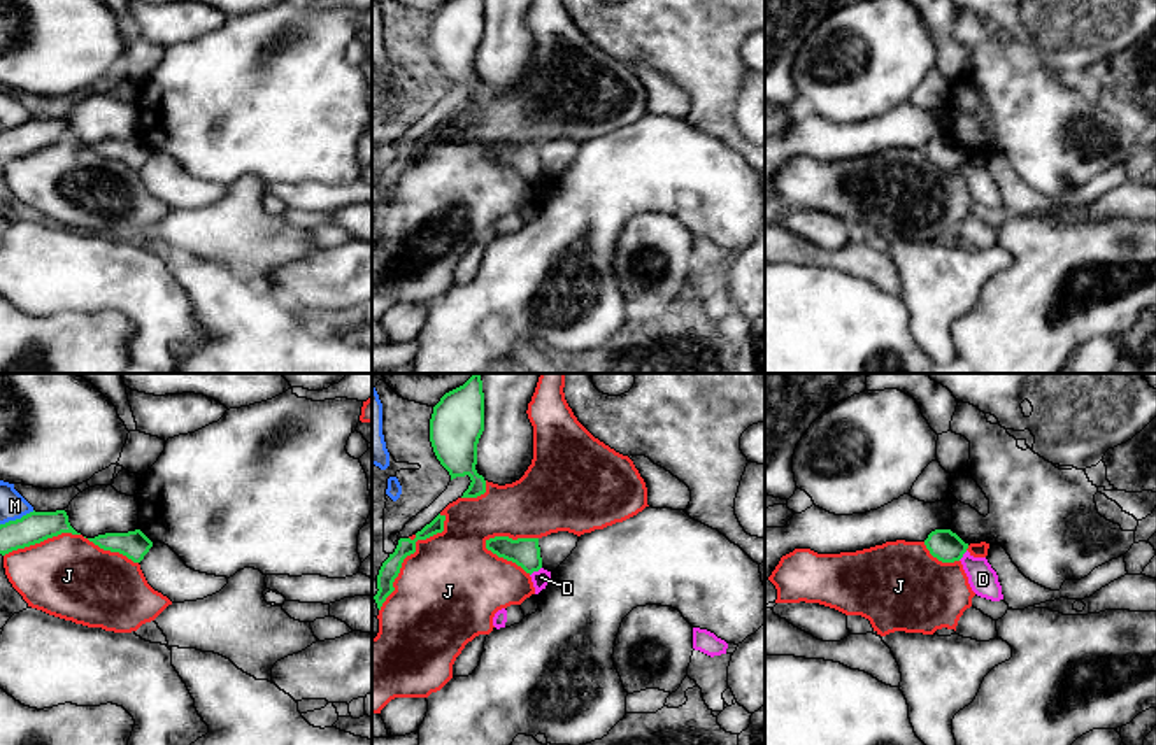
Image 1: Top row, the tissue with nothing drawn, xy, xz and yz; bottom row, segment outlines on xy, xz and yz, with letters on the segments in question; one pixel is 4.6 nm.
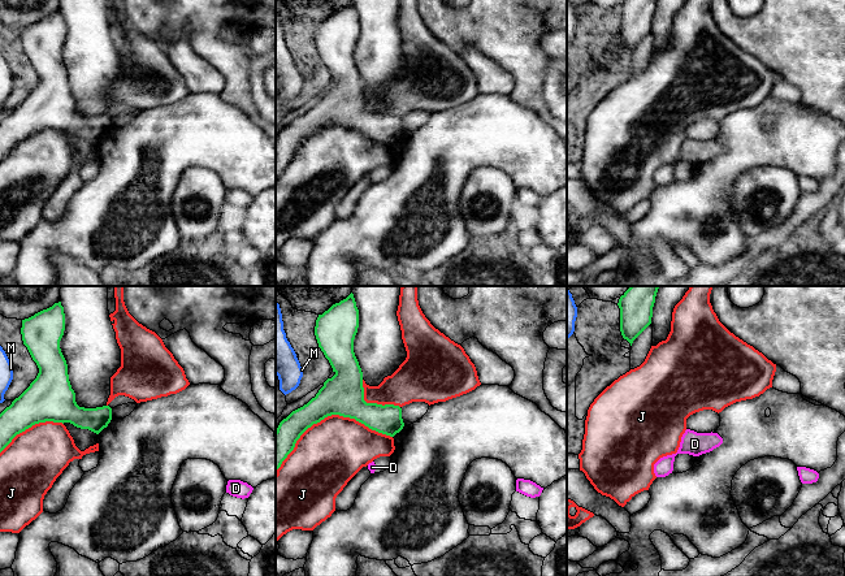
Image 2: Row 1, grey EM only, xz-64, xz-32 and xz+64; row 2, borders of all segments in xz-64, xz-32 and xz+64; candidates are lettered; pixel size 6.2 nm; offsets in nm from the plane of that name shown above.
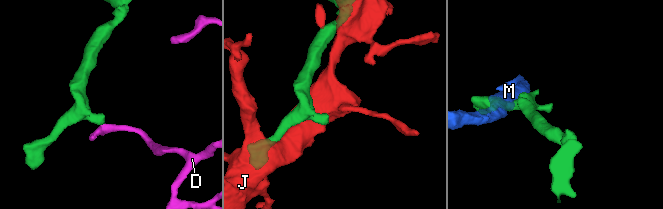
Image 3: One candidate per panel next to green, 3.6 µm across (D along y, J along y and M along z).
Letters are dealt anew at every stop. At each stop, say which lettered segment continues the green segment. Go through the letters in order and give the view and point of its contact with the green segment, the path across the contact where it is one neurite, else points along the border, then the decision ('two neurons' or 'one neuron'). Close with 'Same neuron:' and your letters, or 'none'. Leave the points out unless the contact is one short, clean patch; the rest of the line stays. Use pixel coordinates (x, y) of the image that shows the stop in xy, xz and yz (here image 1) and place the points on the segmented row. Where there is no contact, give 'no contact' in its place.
D: meets green in xz at (535, 570); border along xz (541, 567), (530, 575); two neurons
J: meets green in xz at (409, 554); two neurons
M: meets green in xy at (16, 519); border along xy (34, 510), (0, 525); two neurons
Same neuron: none

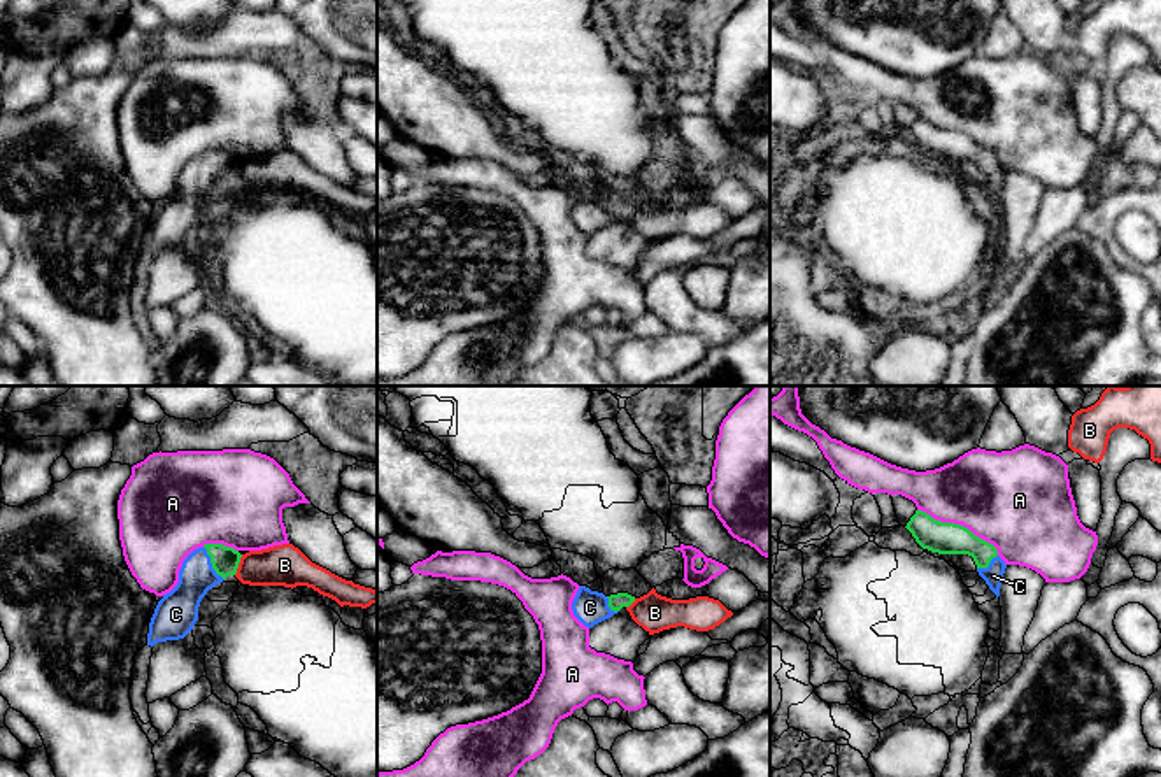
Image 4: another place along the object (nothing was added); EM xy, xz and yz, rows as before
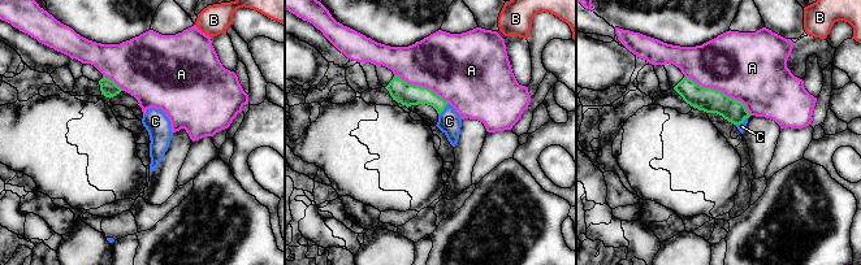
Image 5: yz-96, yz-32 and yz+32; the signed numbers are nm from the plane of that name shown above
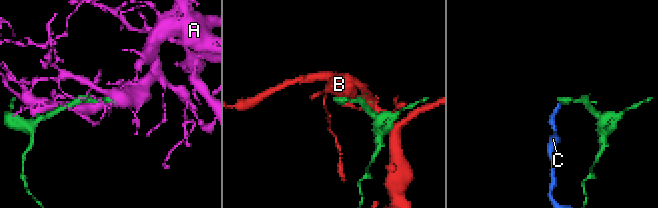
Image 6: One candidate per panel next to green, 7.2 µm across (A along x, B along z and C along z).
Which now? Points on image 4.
A: meets green in yz at (960, 525); two neurons
B: meets green in xy at (237, 565); two neurons
C: meets green in xy at (211, 562); runs through xy (225, 560), (211, 562), (197, 576); one neuron
Same neuron: C

